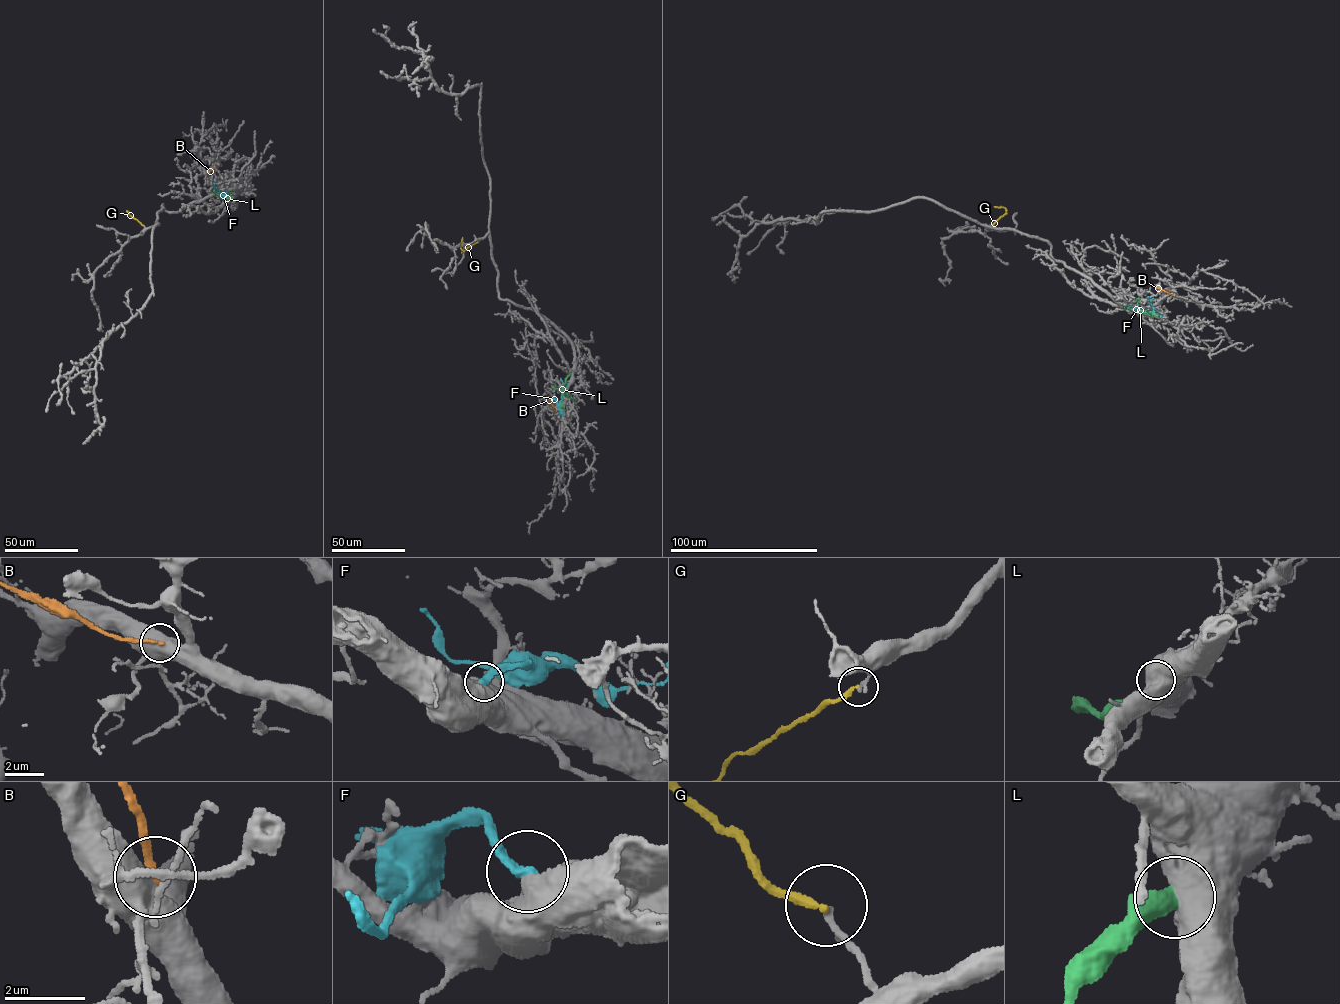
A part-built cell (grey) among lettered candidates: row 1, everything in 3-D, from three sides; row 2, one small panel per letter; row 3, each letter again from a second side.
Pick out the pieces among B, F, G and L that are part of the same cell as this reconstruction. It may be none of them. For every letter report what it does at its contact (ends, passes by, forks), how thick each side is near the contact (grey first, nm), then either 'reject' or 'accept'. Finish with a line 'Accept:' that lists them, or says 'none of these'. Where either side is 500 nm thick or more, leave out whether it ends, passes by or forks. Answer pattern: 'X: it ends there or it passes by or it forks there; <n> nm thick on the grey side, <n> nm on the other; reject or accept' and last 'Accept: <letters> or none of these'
B: 850 nm thick on the grey side, 170 nm on the other; reject
F: 700 nm thick on the grey side, 280 nm on the other; reject
G: it ends there; 170 nm thick on the grey side, 220 nm on the other; reject
L: 800 nm thick on the grey side, 400 nm on the other; reject
Accept: none of these

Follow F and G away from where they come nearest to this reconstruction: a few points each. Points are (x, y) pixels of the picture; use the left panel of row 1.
F: (228, 197), (219, 193), (214, 182)
G: (143, 225), (129, 214)

